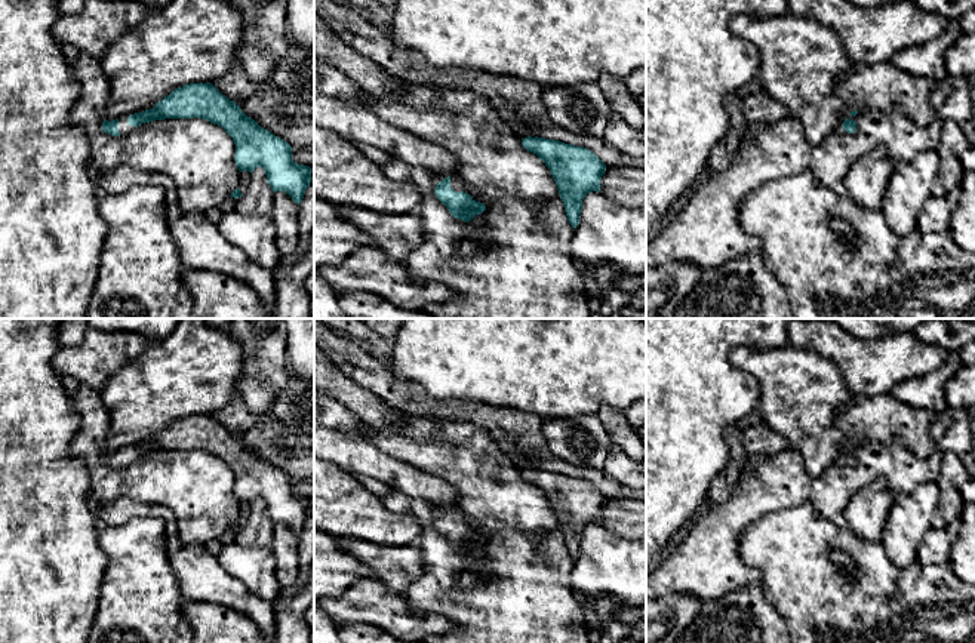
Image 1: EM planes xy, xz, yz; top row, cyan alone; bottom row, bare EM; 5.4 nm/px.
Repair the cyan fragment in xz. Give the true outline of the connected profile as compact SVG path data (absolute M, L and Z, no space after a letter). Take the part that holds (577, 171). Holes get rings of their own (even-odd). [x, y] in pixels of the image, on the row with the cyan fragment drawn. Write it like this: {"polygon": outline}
{"polygon": "M522 138L522 145L550 169L569 224L576 228L584 197L600 191L606 164L590 150L545 138Z"}

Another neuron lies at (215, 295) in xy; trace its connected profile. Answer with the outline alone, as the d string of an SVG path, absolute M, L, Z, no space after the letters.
M190 270L182 283L193 299L191 319L271 319L255 290L234 277Z

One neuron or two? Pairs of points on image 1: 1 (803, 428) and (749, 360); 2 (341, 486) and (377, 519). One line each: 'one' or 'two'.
1: one
2: one

